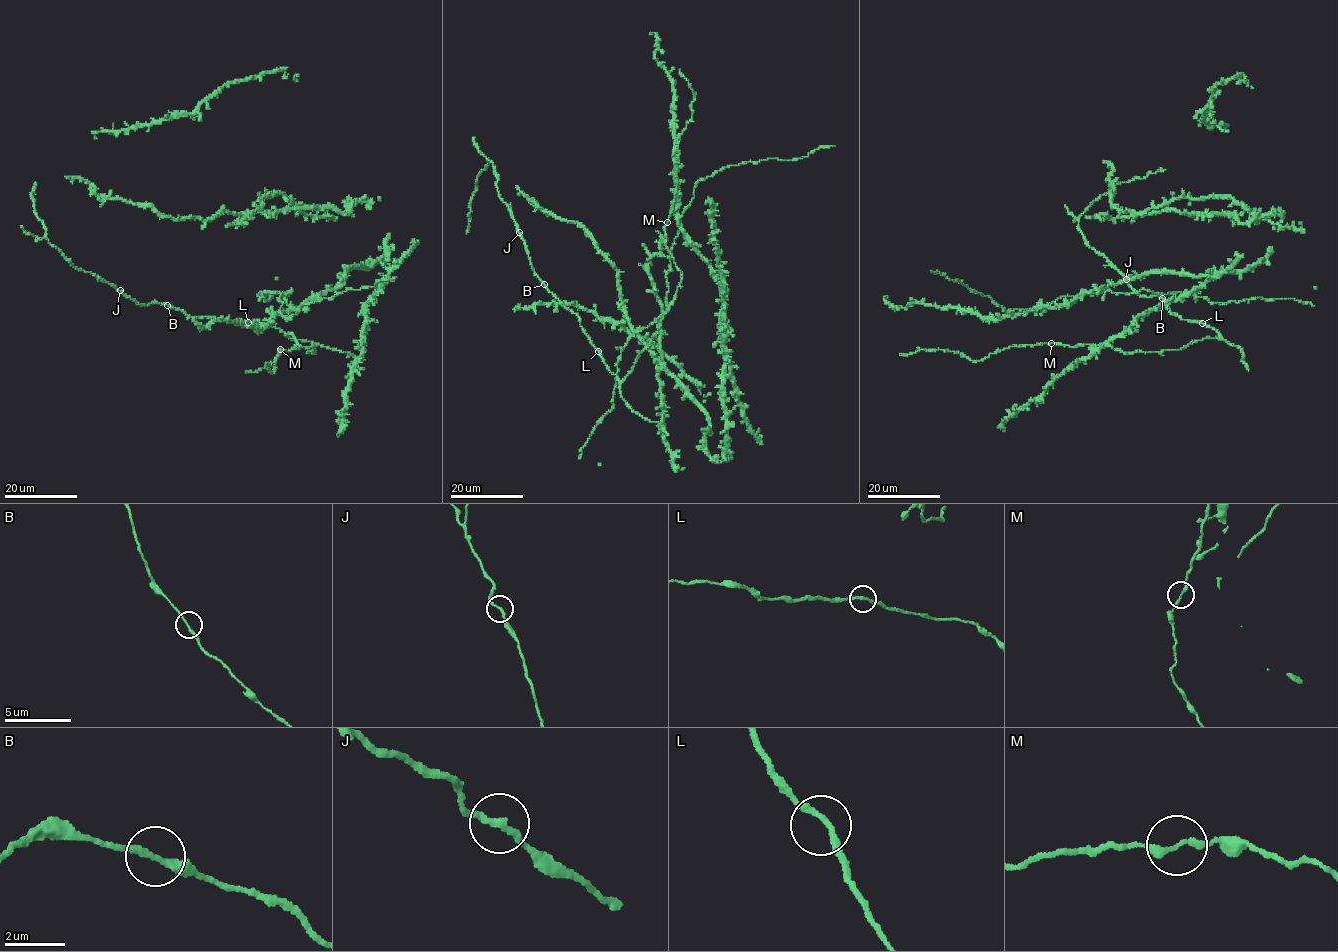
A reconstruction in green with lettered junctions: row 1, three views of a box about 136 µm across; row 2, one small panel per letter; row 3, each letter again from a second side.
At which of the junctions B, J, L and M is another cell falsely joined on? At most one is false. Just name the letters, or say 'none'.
none

